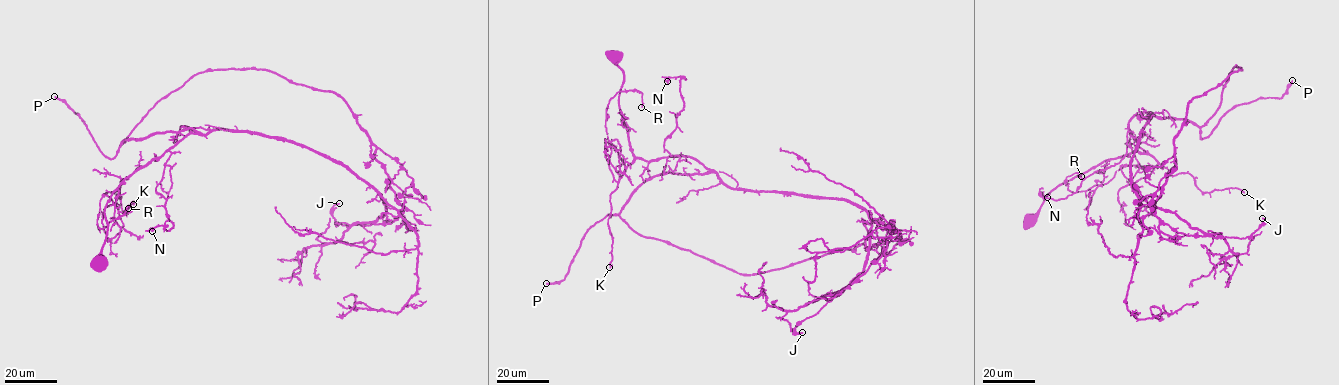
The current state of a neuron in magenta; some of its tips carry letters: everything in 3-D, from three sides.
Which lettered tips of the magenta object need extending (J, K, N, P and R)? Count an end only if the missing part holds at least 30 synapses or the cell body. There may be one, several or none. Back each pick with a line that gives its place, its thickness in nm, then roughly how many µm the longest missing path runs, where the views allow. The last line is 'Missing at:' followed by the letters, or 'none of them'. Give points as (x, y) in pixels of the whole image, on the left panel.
P: (54, 96) | 200 nm | 190 µm
Missing at: P

